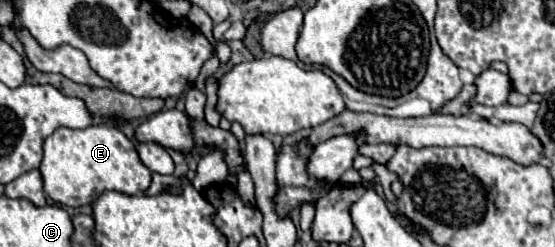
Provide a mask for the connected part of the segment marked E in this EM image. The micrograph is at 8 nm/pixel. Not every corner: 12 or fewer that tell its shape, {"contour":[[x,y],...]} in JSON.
{"contour":[[108,124],[44,142],[44,192],[64,206],[142,194],[152,172]]}

